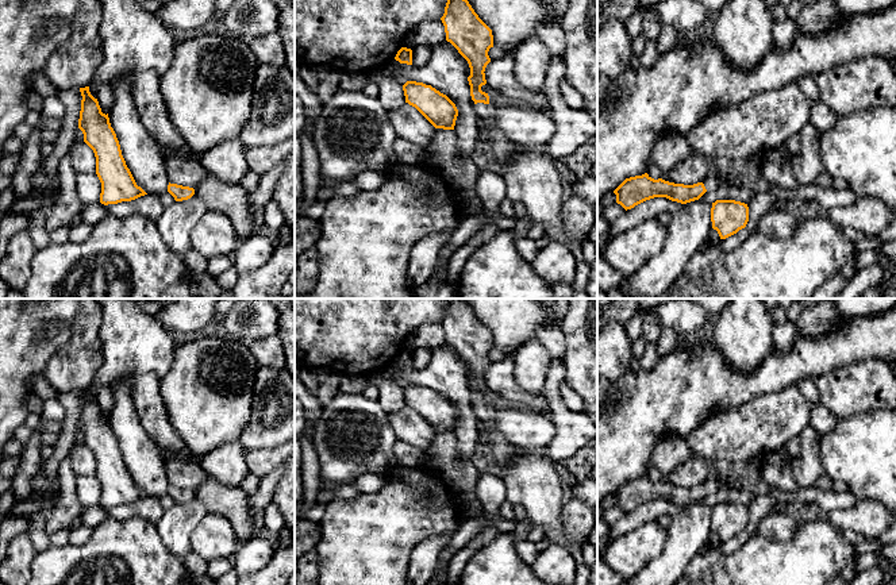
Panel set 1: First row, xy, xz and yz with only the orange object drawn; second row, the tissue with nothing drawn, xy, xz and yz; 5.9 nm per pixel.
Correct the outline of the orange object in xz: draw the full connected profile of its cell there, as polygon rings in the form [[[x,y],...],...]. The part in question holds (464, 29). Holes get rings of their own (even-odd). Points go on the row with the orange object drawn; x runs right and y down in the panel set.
[[[447,0],[441,18],[446,41],[468,61],[470,76],[470,96],[476,104],[478,118],[489,127],[493,154],[499,163],[505,163],[514,153],[512,142],[496,126],[495,107],[489,103],[488,93],[481,91],[487,84],[485,68],[491,62],[488,51],[493,47],[492,30],[478,18],[468,0]]]

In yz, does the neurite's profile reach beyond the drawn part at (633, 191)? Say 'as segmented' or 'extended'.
extended

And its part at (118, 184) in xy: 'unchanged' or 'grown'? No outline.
unchanged

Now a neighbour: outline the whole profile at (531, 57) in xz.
[[[530,36],[512,51],[515,74],[524,89],[543,89],[551,57],[546,43],[538,36]]]

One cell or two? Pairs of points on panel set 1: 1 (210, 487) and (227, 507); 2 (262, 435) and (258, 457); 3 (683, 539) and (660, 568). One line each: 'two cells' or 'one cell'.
1: one cell
2: two cells
3: one cell

